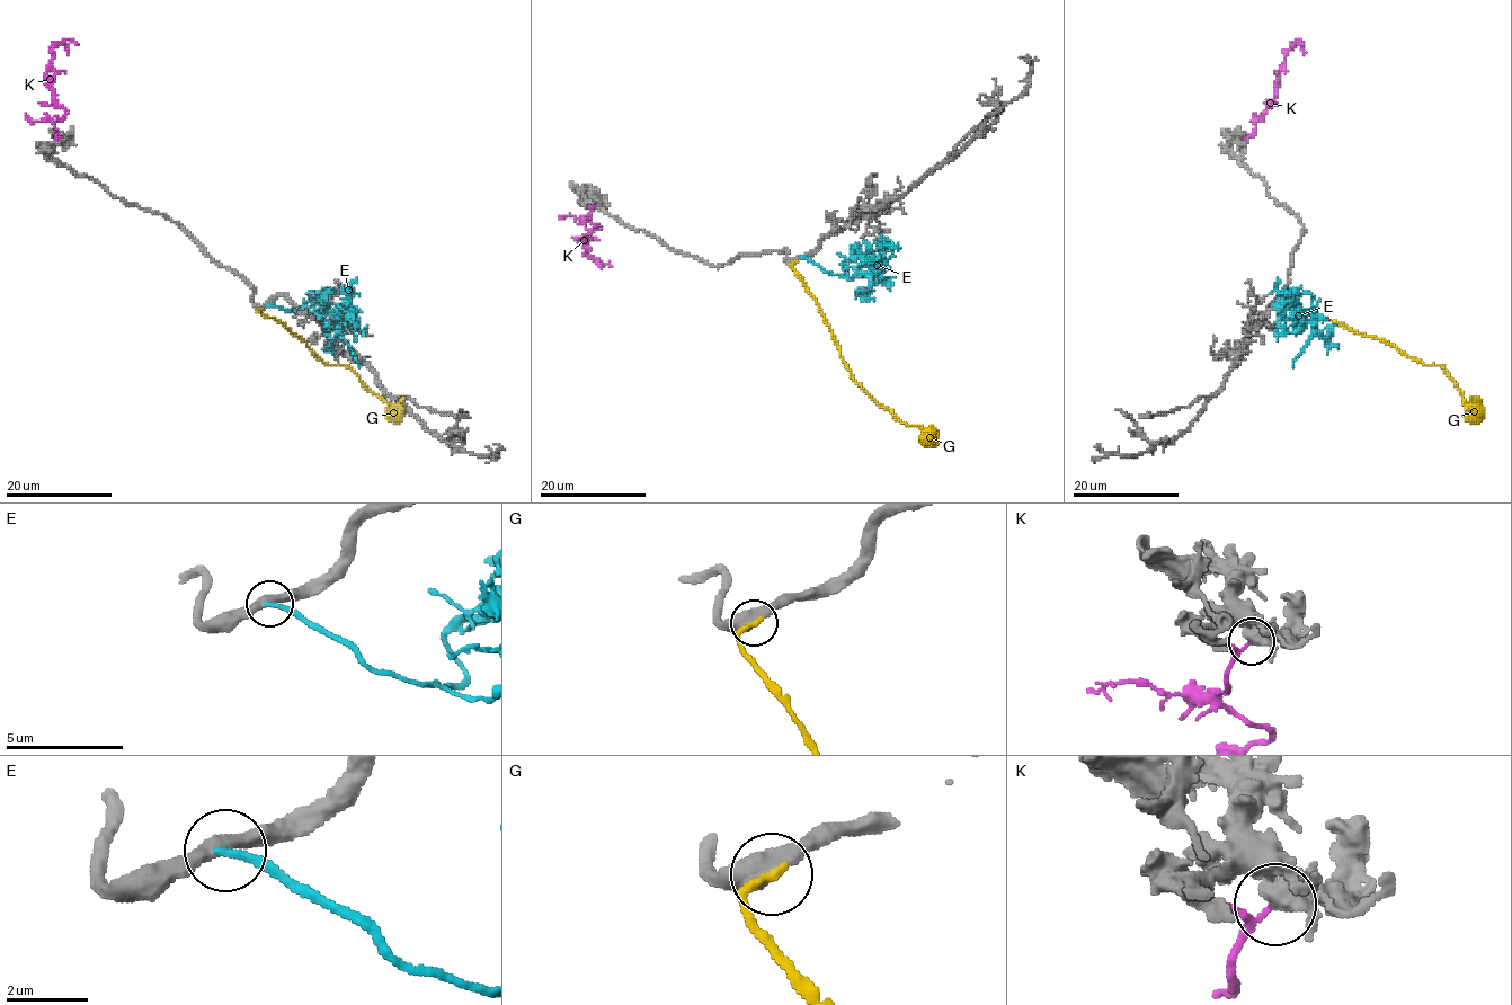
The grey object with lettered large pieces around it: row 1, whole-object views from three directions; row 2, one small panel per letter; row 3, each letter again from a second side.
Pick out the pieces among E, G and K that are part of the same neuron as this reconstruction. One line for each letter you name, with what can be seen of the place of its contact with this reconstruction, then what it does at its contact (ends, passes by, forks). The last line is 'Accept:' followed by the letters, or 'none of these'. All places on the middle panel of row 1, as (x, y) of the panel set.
G: contact (794, 261); it ends
Accept: G

